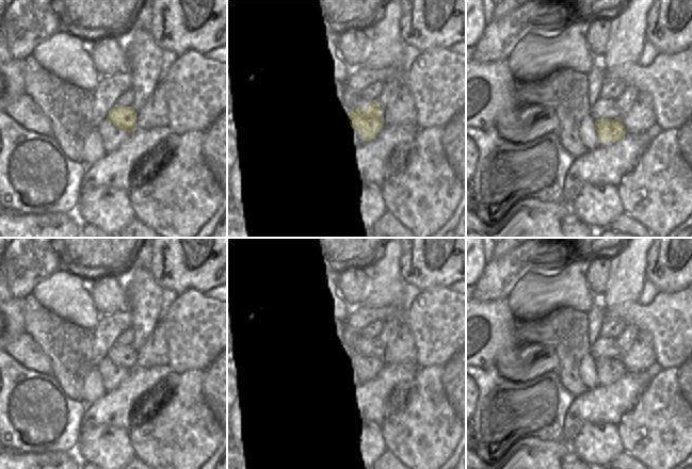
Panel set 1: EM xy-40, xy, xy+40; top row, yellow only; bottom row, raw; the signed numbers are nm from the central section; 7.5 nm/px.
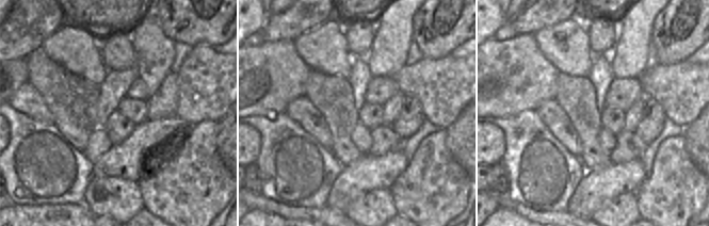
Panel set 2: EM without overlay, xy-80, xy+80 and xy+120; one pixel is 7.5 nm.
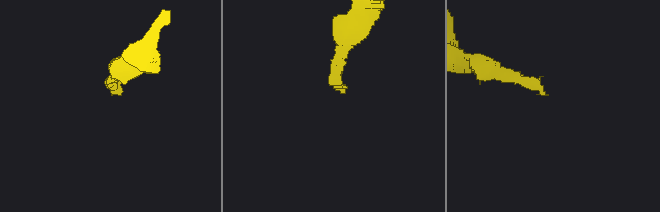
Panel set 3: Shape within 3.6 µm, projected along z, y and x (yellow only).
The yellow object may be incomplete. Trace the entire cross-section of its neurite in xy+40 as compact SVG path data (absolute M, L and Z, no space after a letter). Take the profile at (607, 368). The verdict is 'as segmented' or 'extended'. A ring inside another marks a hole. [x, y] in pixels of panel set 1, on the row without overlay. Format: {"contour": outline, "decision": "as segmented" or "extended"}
{"contour": "M598 337L591 349L591 355L595 360L599 382L605 379L615 382L627 373L619 358L621 353L614 339Z", "decision": "extended"}

